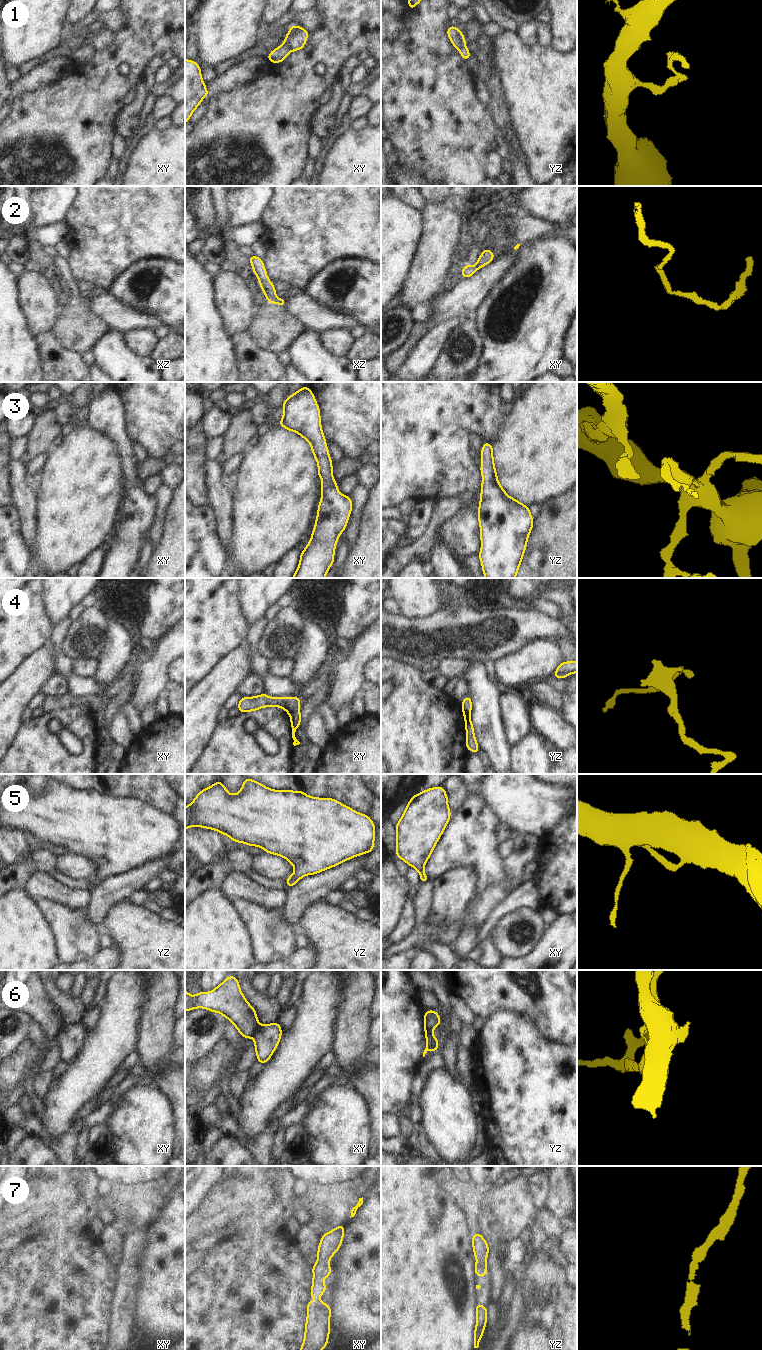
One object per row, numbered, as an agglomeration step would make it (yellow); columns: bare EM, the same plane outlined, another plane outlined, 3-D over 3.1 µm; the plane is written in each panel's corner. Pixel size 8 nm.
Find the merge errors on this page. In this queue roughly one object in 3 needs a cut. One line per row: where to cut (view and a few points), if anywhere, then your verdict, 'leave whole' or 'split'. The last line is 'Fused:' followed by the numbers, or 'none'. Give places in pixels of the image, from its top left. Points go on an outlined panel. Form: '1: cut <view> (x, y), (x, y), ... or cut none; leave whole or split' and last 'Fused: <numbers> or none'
1: cut xy (283, 44), (290, 50); split
2: cut none; leave whole
3: cut none; leave whole
4: cut xy (297, 708), (289, 713); split
5: cut none; leave whole
6: cut xy (259, 1025), (252, 1036); split
7: cut none; leave whole
Fused: 1, 4, 6

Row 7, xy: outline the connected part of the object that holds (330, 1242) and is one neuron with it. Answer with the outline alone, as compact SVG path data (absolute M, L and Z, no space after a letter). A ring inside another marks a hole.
M342 1224L322 1235L317 1252L318 1260L312 1267L314 1277L310 1297L321 1297L324 1294L324 1290L328 1288L323 1283L323 1279L331 1276L331 1268L328 1261L341 1247L341 1242L344 1238L344 1228L345 1225Z

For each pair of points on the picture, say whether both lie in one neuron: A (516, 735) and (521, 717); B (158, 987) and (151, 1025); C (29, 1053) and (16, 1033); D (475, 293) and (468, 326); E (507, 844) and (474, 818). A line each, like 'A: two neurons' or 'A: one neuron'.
A: one neuron
B: one neuron
C: two neurons
D: two neurons
E: two neurons

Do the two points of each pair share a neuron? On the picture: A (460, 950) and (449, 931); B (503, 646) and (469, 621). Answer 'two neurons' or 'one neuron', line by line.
A: two neurons
B: one neuron

